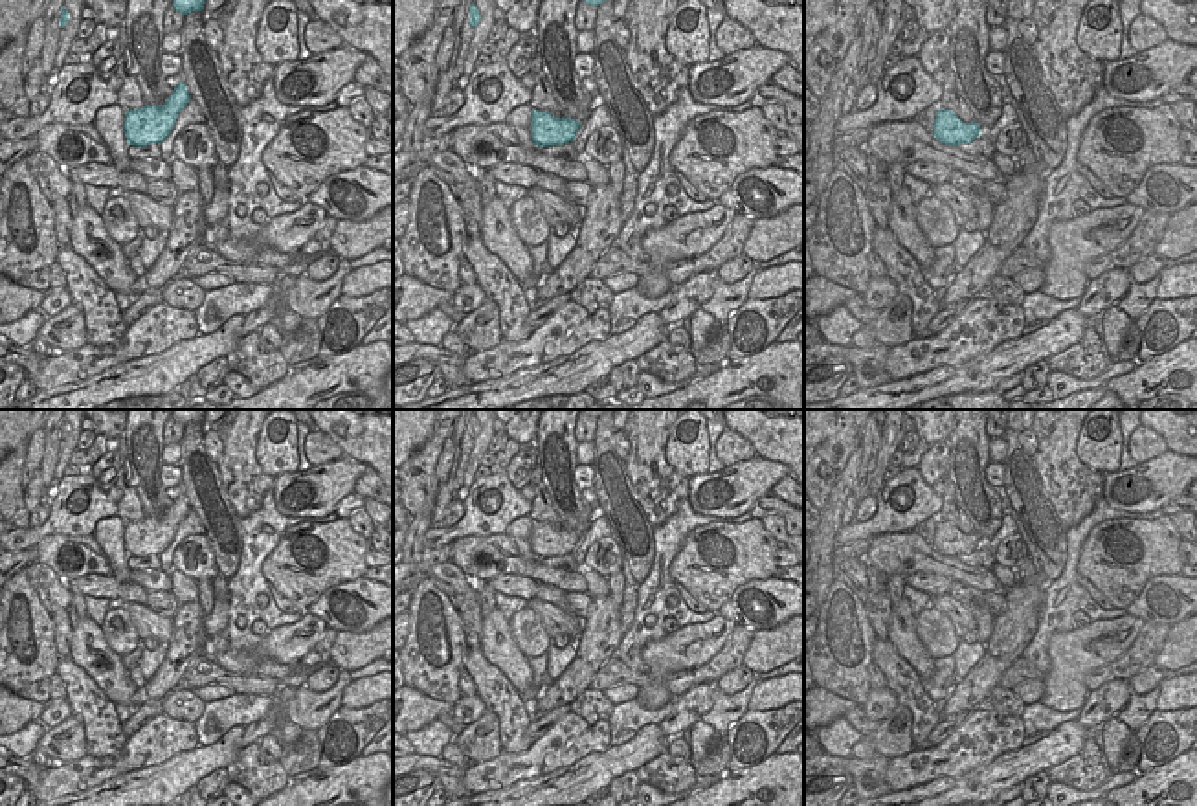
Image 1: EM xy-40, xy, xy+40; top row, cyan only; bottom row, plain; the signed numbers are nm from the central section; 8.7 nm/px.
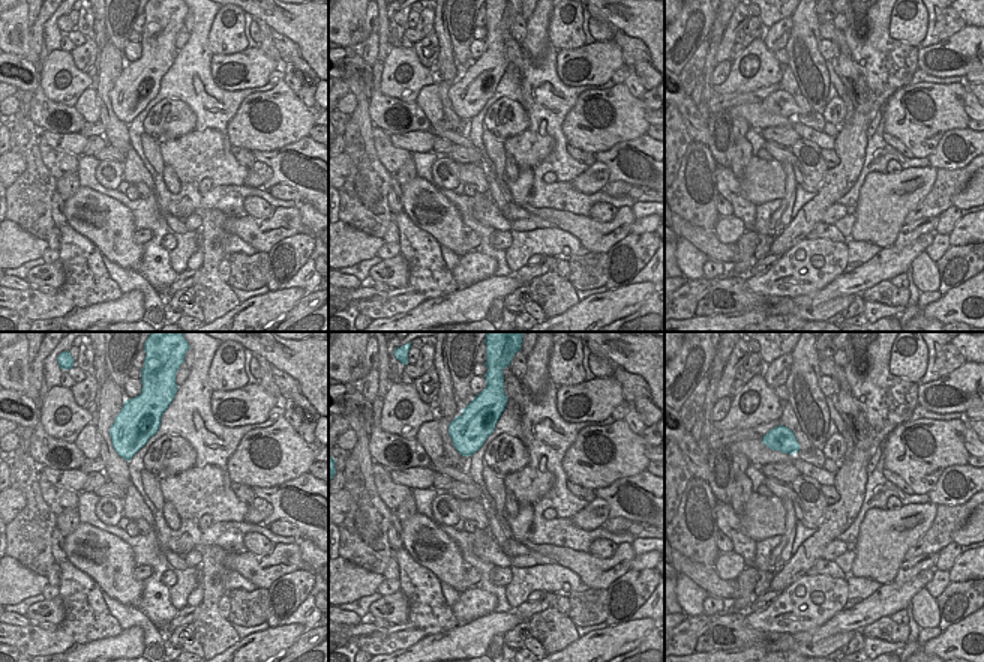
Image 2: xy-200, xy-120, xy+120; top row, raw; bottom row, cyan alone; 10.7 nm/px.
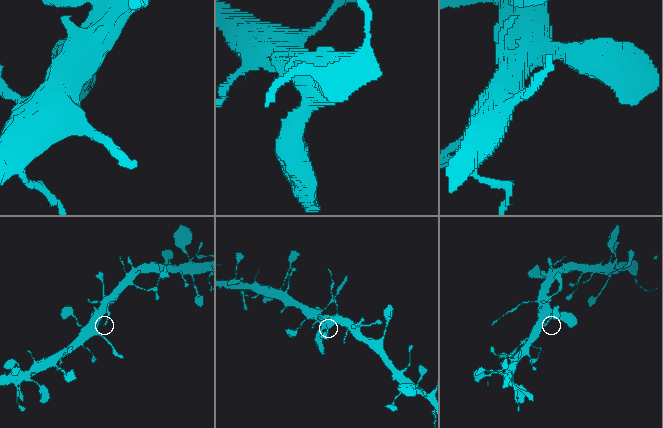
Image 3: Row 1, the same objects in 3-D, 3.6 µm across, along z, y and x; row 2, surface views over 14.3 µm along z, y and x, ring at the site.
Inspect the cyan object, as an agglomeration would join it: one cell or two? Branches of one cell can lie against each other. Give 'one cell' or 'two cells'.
one cell

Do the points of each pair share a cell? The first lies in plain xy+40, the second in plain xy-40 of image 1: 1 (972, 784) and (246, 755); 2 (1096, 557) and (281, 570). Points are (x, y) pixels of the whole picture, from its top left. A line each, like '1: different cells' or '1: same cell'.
1: different cells
2: same cell

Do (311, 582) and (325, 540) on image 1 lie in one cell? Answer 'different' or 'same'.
same

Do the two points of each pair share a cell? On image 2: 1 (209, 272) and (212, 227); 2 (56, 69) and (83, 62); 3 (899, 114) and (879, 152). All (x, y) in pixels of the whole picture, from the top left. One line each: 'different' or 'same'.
1: same
2: different
3: different

